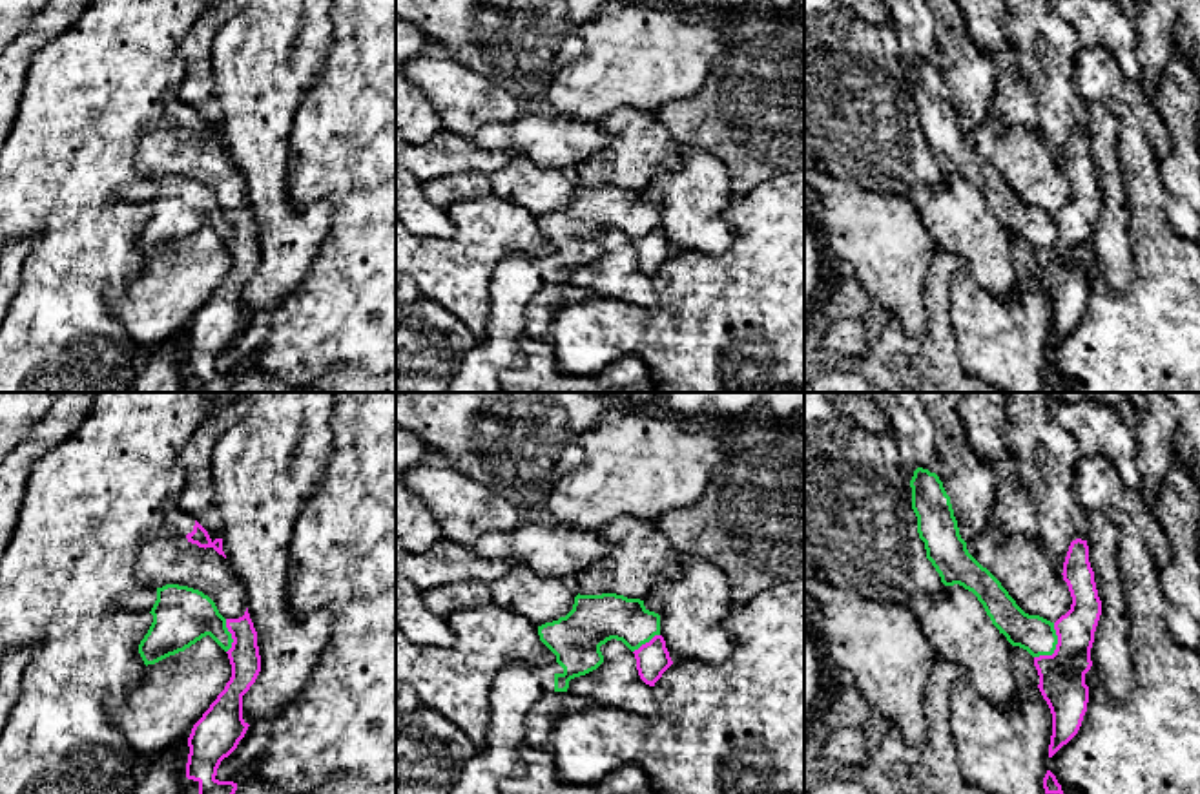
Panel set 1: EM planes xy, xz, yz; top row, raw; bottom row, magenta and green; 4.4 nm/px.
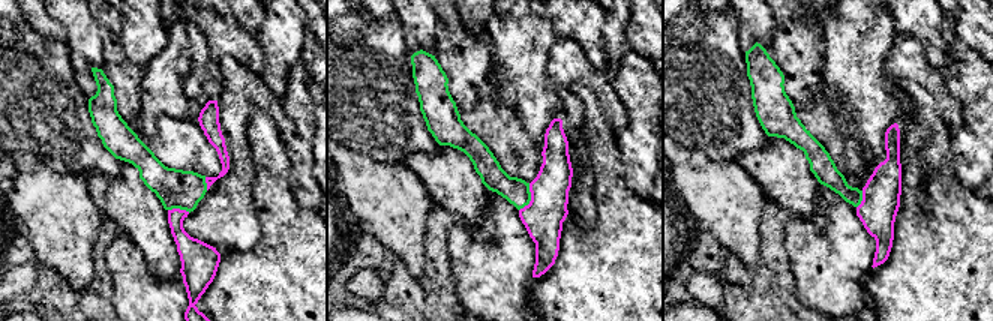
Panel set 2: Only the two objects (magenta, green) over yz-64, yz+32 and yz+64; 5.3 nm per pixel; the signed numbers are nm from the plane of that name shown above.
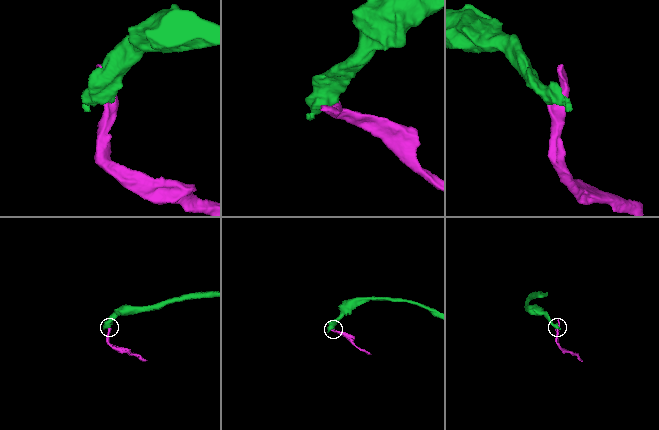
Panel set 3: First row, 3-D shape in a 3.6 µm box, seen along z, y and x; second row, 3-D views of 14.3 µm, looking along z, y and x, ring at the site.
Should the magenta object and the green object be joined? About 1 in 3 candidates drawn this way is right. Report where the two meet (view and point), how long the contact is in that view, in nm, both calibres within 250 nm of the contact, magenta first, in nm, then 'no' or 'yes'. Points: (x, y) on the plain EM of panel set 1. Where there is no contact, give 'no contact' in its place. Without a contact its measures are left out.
meets magenta in yz at (1056, 238); contact 180 nm long; 200 nm thick on the magenta side, 160 nm on the other; no

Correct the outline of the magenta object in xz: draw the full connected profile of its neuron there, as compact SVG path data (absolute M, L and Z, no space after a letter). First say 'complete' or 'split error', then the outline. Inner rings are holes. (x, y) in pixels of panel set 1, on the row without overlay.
complete; M655 226L633 245L638 266L649 277L655 277L662 265L673 256L662 226Z

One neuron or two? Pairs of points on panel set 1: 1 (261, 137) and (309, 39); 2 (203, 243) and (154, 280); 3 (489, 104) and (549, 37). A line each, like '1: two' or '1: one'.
1: one
2: one
3: two

